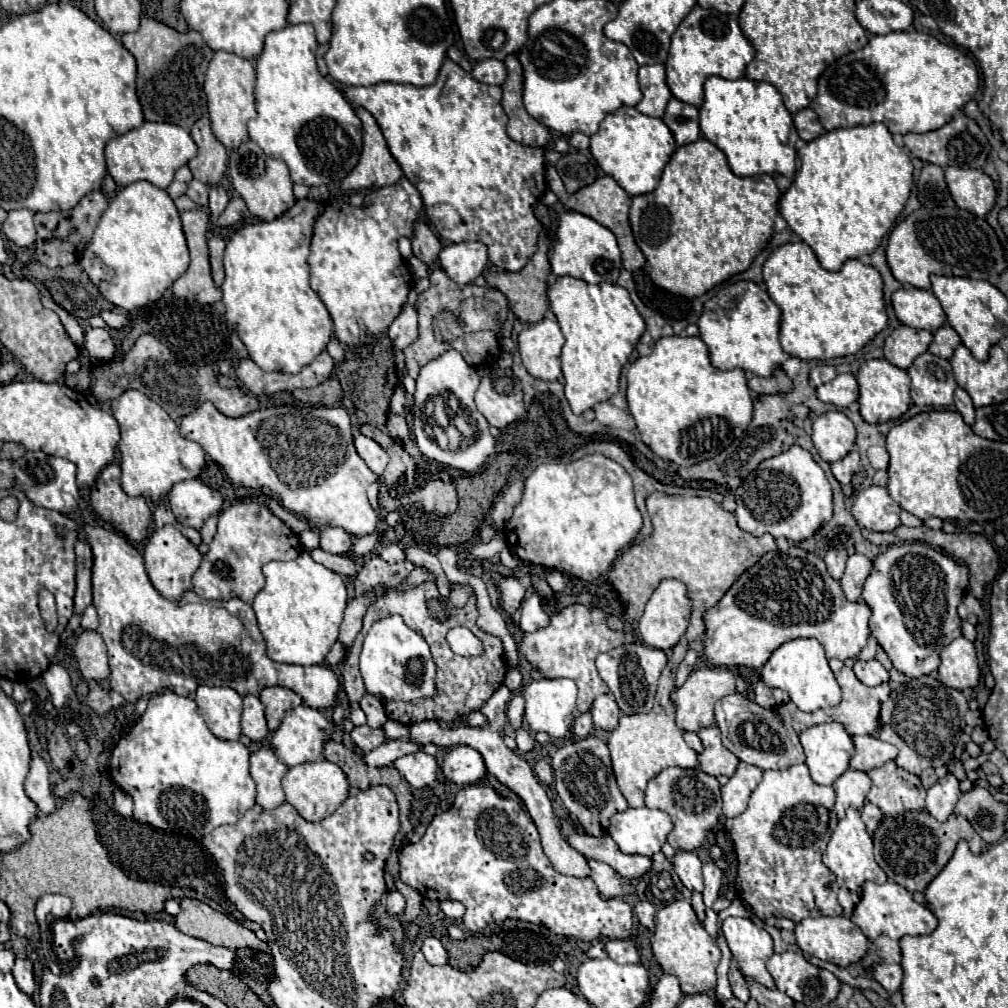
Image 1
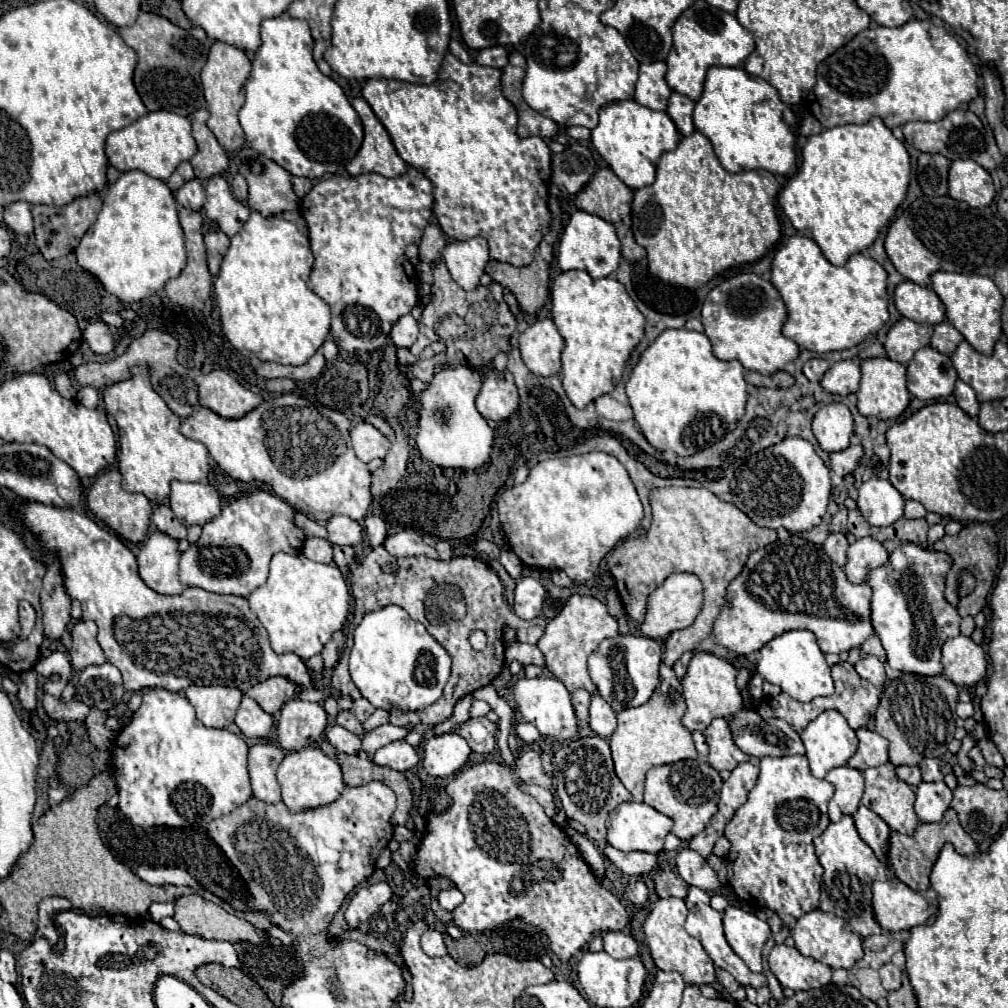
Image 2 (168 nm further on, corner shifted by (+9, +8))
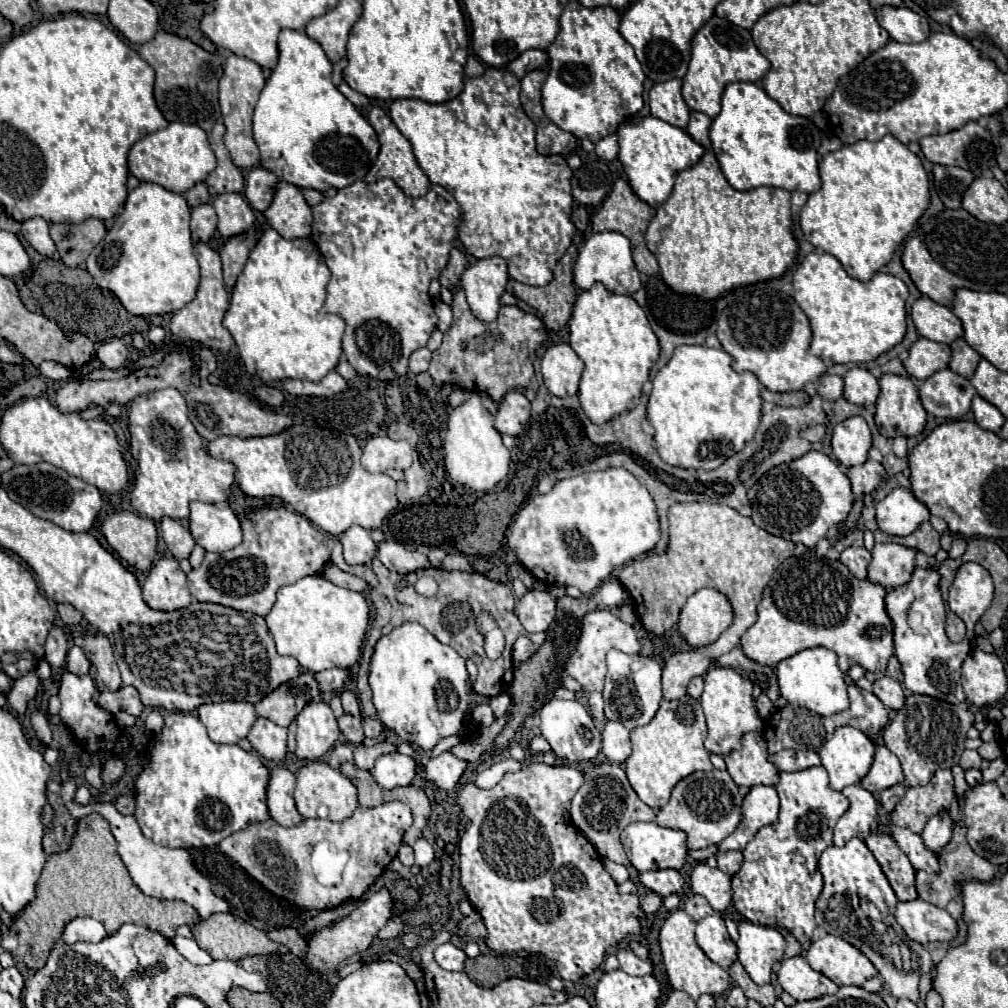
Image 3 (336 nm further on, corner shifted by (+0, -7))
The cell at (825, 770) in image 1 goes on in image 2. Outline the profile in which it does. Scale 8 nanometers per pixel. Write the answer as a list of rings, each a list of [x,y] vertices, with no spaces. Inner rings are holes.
[[[823,711],[801,733],[807,749],[811,775],[823,779],[831,769],[841,767],[857,749],[855,731],[847,725],[845,717],[837,711]]]

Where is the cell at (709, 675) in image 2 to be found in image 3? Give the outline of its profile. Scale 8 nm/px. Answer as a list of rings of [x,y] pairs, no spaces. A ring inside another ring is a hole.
[[[718,666],[718,668],[710,668],[704,674],[704,692],[702,692],[700,704],[706,714],[706,722],[708,722],[708,736],[704,740],[704,746],[712,754],[718,754],[724,758],[732,750],[742,748],[742,736],[746,732],[760,732],[762,730],[764,722],[758,718],[758,712],[754,708],[752,682],[742,678],[732,668]]]

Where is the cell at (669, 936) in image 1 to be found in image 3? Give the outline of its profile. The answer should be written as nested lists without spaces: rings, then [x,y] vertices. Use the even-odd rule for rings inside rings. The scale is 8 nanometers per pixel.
[[[678,908],[676,912],[672,912],[666,918],[666,922],[660,930],[660,948],[662,948],[664,966],[666,966],[670,984],[676,990],[684,990],[686,994],[690,994],[692,1000],[698,1000],[698,996],[702,996],[702,994],[712,994],[712,996],[722,994],[730,986],[730,976],[722,966],[712,962],[704,954],[704,950],[696,944],[694,926],[696,926],[696,922],[682,908]]]

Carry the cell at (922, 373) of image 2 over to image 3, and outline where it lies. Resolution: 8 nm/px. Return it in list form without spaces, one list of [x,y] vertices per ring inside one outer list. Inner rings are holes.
[[[950,368],[936,372],[920,386],[920,400],[926,412],[948,420],[962,418],[970,410],[974,396],[976,390],[970,380]]]

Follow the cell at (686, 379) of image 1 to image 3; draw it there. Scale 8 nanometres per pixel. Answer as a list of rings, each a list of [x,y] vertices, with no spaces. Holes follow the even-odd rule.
[[[678,346],[670,362],[652,380],[652,394],[648,402],[648,420],[654,426],[654,440],[660,458],[678,468],[714,470],[726,458],[740,452],[750,442],[760,424],[760,382],[752,372],[734,372],[732,356],[724,350],[708,346]]]

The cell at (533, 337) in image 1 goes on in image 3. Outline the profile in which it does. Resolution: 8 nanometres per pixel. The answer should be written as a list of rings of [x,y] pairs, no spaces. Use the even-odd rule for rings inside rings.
[[[552,344],[542,356],[544,384],[554,396],[568,398],[576,394],[582,370],[584,362],[570,344]]]

